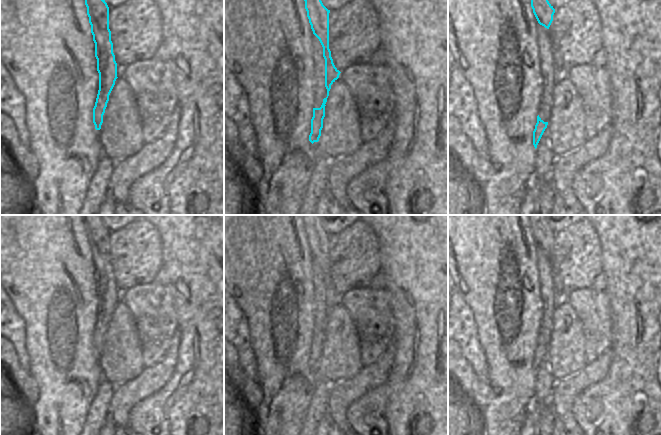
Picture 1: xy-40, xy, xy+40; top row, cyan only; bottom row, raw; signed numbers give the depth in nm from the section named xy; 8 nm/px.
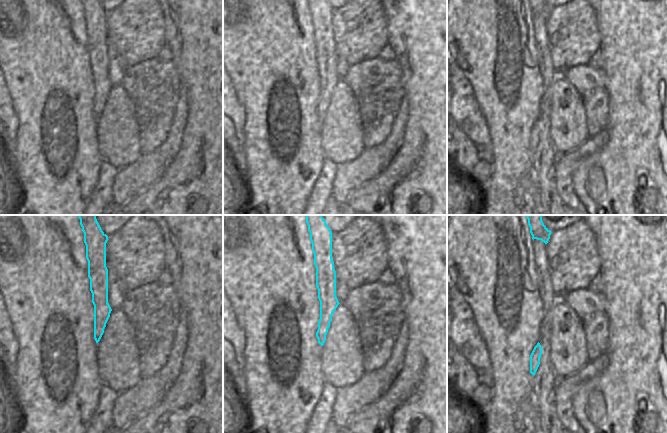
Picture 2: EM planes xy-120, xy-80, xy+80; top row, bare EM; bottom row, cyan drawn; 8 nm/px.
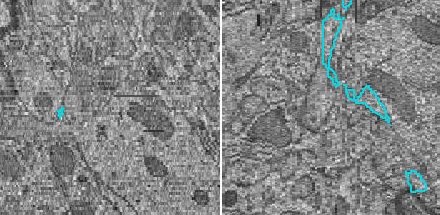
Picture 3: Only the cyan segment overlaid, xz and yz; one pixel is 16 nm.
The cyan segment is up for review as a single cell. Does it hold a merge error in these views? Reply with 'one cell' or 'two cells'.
one cell

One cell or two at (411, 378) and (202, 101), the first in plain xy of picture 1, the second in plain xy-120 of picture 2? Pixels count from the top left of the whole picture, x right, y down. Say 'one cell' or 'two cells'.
one cell

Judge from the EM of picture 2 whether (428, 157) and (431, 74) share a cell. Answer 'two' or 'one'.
one

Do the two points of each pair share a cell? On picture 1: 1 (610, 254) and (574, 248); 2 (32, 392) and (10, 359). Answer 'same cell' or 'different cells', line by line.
1: different cells
2: same cell

